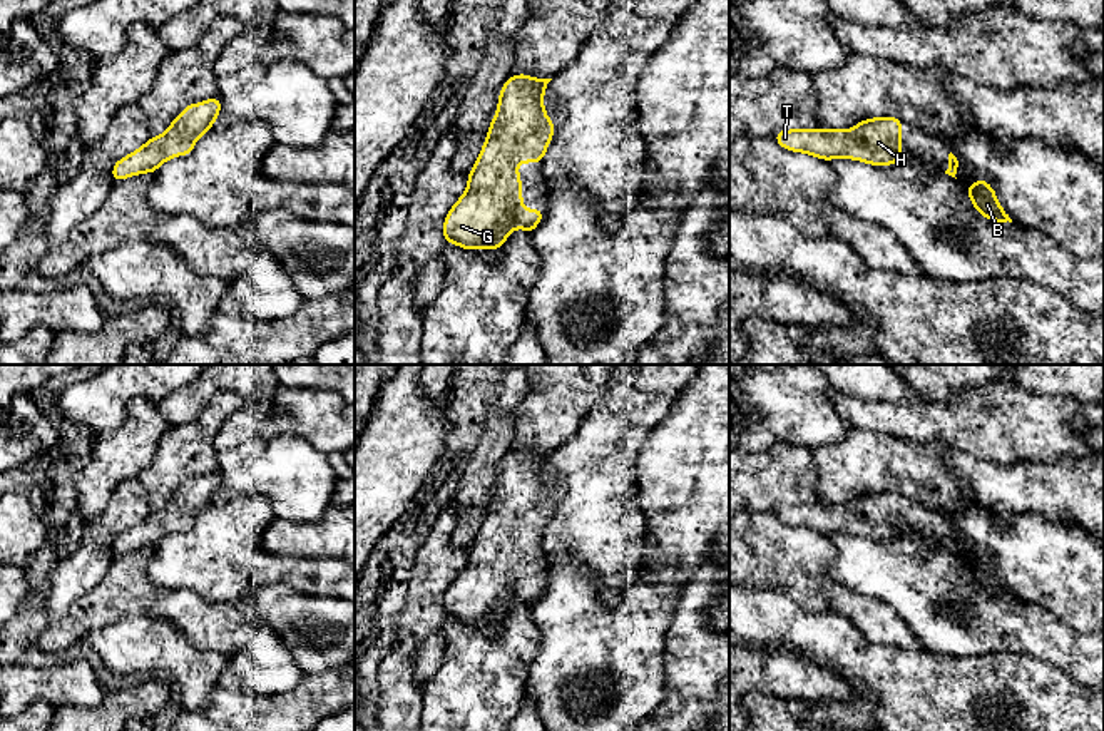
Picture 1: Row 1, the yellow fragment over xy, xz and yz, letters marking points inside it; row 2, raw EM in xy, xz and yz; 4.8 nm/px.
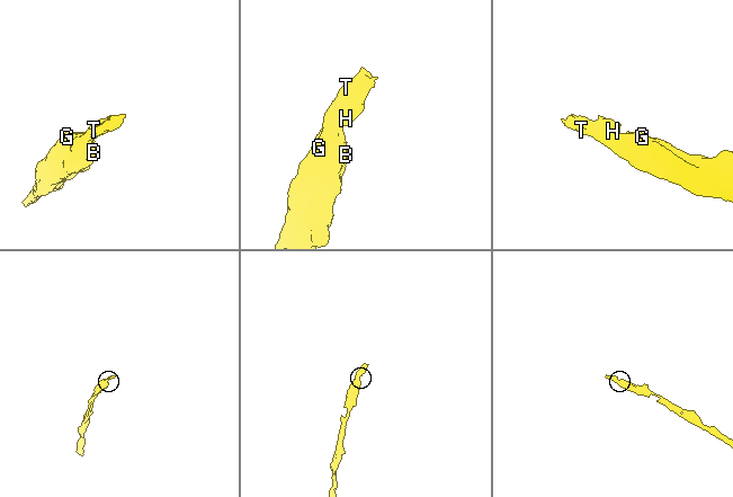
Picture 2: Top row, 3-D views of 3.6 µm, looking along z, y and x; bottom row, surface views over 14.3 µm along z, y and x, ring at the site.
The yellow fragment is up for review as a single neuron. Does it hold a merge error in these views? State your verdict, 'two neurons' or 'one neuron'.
one neuron

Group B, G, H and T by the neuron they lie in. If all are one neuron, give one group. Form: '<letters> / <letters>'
B G H T

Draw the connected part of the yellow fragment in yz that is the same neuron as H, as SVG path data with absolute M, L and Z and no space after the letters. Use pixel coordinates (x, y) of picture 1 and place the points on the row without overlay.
M866 493L850 505L801 504L778 505L773 512L781 522L806 527L818 534L856 534L873 540L892 540L902 532L902 493Z

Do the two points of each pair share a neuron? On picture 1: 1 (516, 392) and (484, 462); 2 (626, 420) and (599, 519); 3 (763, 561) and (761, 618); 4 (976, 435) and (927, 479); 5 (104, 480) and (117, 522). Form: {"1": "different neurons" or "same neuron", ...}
{"1": "same neuron", "2": "same neuron", "3": "different neurons", "4": "different neurons", "5": "different neurons"}

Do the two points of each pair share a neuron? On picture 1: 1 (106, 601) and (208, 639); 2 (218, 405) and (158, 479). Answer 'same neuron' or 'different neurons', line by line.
1: same neuron
2: same neuron

